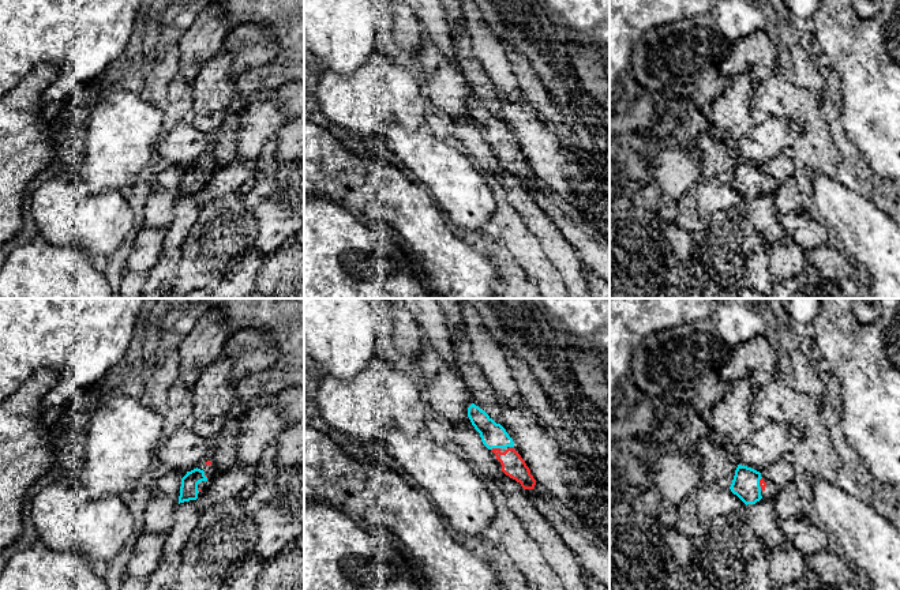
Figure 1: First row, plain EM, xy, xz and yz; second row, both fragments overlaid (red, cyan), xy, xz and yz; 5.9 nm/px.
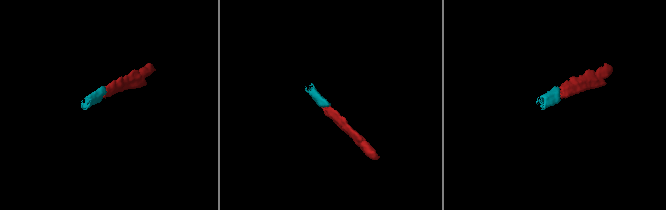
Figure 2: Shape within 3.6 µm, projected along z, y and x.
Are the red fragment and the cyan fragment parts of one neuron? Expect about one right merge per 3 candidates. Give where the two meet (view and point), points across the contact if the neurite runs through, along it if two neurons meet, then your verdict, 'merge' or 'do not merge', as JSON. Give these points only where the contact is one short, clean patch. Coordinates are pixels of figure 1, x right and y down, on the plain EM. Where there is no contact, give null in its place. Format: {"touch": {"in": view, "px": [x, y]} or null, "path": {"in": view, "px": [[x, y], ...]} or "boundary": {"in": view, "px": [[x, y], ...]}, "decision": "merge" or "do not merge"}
{"touch": {"in": "xz", "px": [495, 143]}, "path": {"in": "xz", "px": [[513, 160], [495, 143], [492, 130]]}, "decision": "merge"}

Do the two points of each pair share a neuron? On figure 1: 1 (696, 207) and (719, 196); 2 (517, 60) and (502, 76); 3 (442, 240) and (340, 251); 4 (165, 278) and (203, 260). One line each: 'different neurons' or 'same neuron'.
1: same neuron
2: different neurons
3: different neurons
4: different neurons

